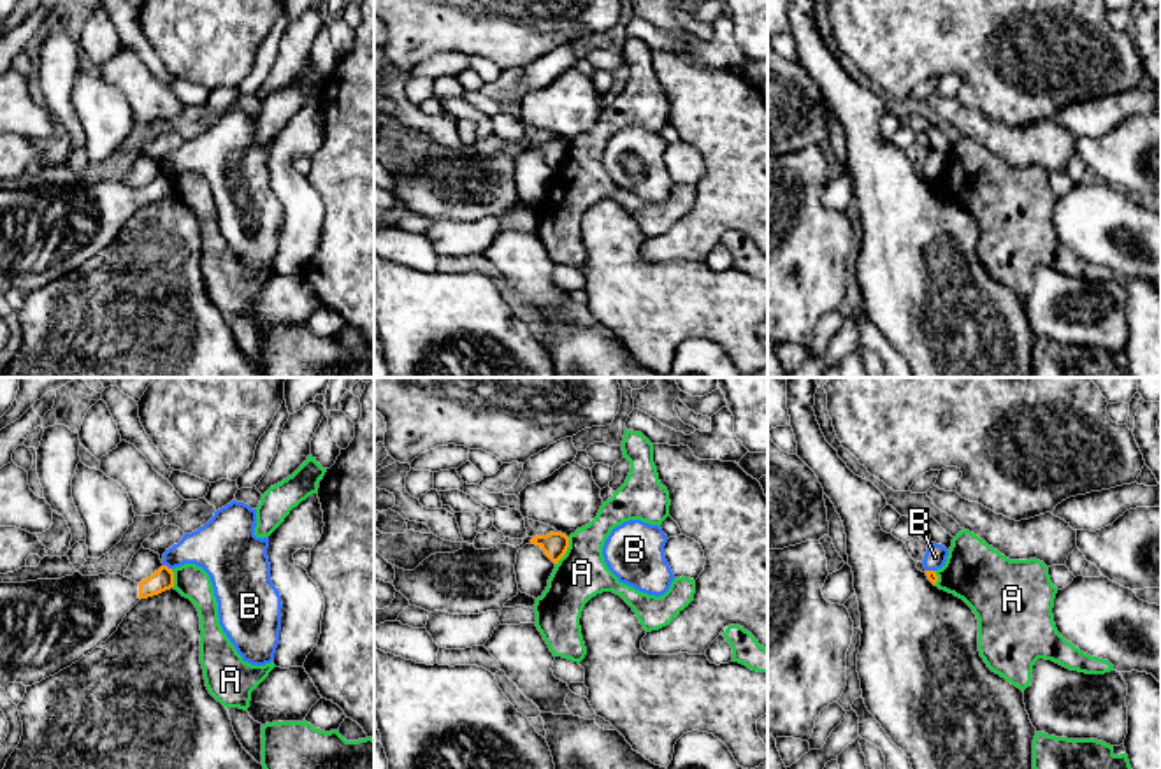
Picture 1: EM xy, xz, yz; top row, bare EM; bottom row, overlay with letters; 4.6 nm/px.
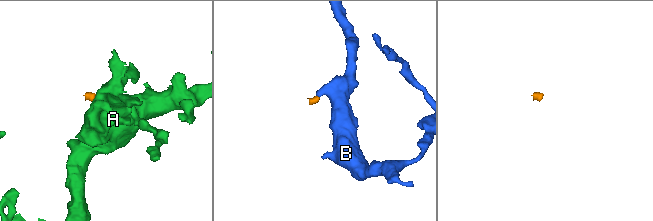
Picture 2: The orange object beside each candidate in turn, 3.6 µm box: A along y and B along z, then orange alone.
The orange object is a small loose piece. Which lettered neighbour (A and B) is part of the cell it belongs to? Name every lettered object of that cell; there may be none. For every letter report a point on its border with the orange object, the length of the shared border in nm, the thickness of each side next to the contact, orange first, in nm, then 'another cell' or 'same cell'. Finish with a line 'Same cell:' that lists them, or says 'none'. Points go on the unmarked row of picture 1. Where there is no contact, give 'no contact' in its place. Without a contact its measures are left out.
A: xz (566, 157) | 140 nm | 120/240 nm | another cell
B: xy (165, 172) | 50 nm | 100/240 nm | another cell
Same cell: none

